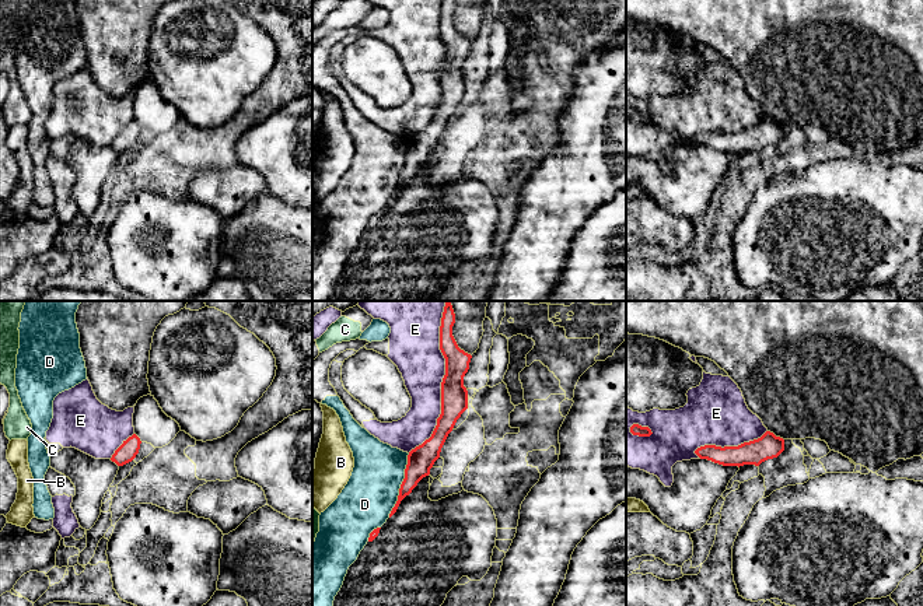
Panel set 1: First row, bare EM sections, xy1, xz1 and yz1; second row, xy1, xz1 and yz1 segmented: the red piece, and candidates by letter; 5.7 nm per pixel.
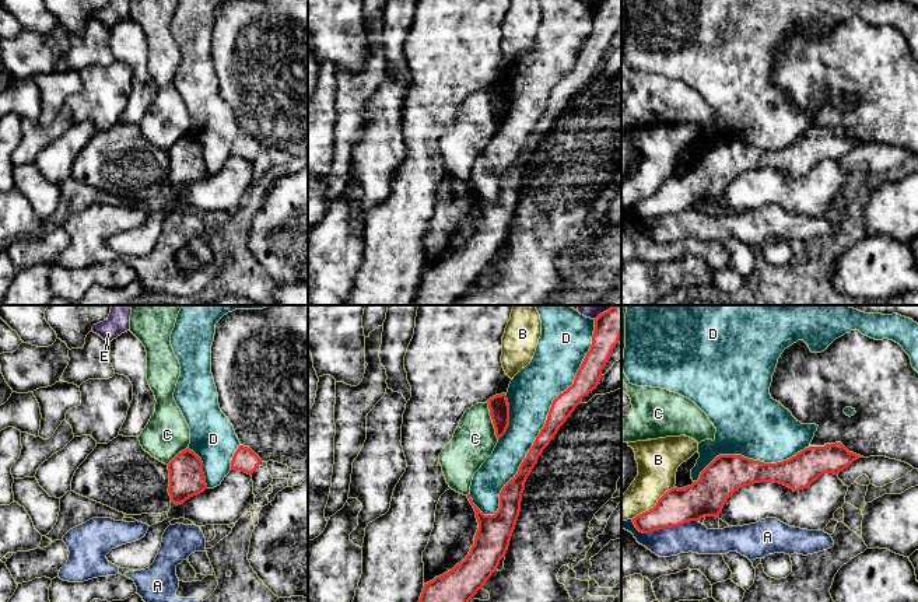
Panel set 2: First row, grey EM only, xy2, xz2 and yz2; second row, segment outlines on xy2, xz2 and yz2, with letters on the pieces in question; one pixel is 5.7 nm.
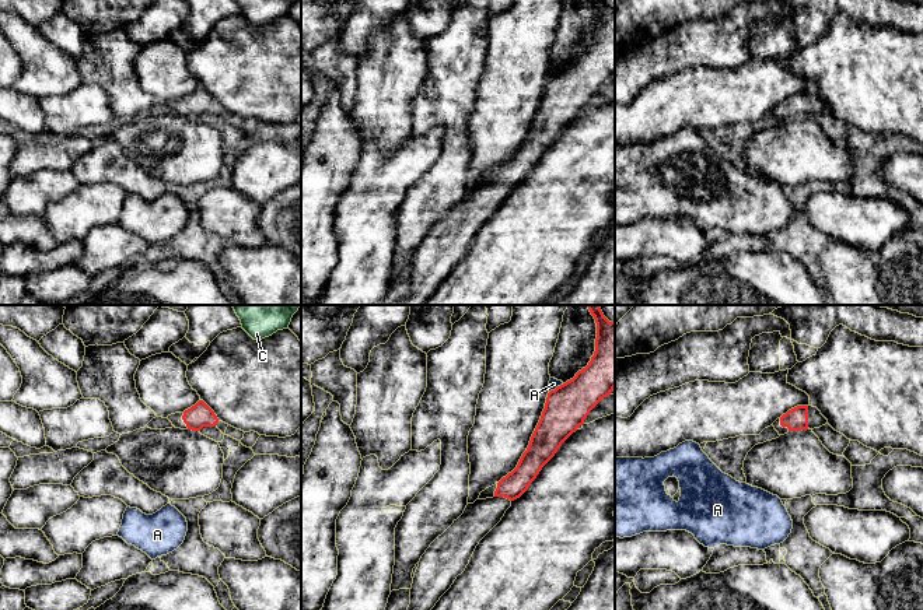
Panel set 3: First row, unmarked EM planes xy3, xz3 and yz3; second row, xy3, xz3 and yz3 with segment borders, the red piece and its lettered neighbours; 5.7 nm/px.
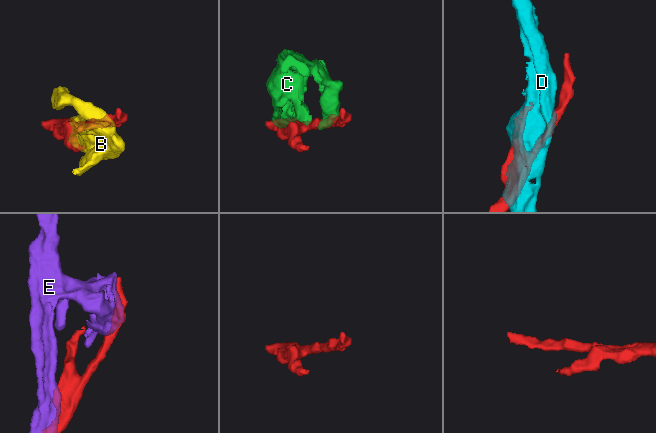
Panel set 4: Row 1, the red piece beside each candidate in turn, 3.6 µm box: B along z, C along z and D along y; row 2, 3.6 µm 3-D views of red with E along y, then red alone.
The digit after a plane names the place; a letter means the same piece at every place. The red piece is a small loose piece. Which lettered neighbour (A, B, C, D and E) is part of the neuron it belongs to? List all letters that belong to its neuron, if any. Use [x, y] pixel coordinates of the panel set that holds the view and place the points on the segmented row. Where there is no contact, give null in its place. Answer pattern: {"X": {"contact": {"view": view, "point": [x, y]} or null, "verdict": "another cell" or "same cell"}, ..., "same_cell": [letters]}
{"A": {"contact": {"view": "yz2", "point": [664, 528]}, "verdict": "another cell"}, "B": {"contact": {"view": "yz2", "point": [654, 507]}, "verdict": "another cell"}, "C": {"contact": {"view": "xz2", "point": [491, 419]}, "verdict": "another cell"}, "D": {"contact": {"view": "xz2", "point": [546, 420]}, "verdict": "another cell"}, "E": {"contact": {"view": "xz1", "point": [443, 379]}, "verdict": "another cell"}, "same_cell": []}

